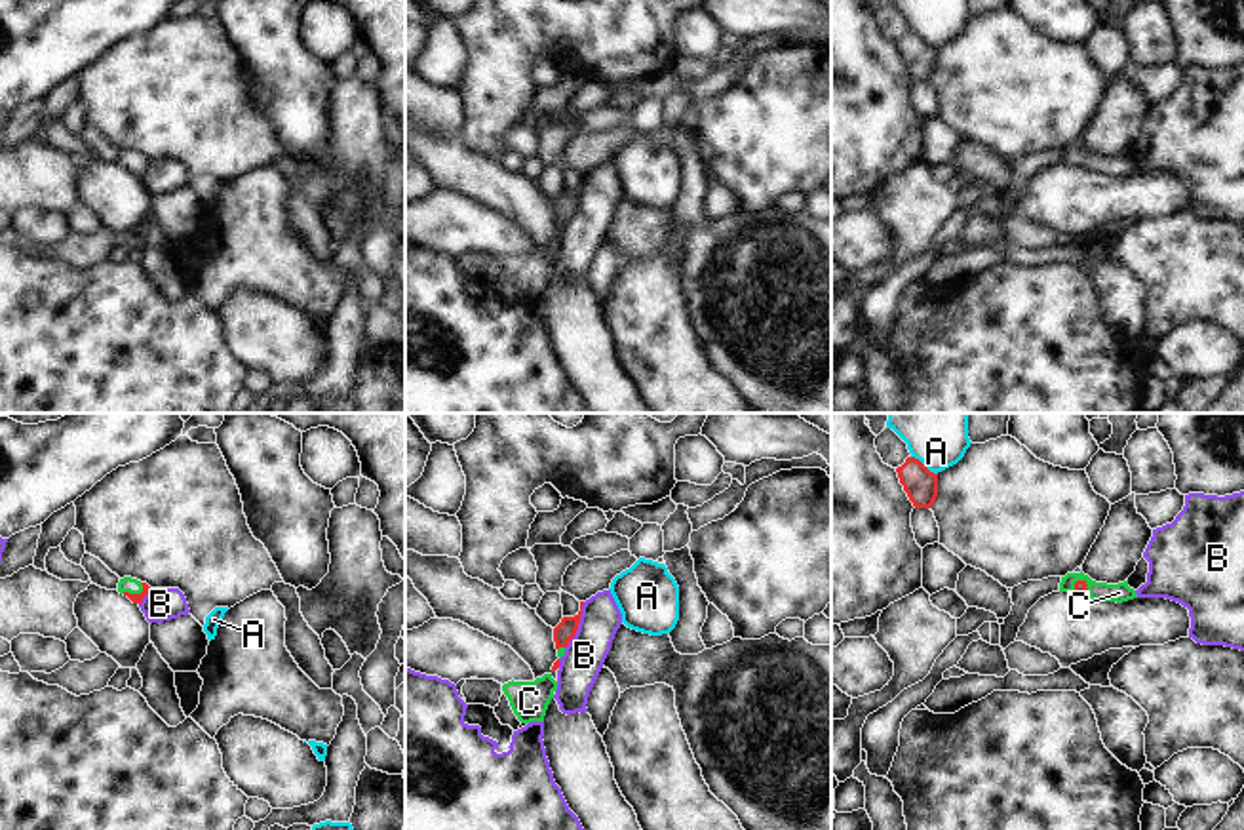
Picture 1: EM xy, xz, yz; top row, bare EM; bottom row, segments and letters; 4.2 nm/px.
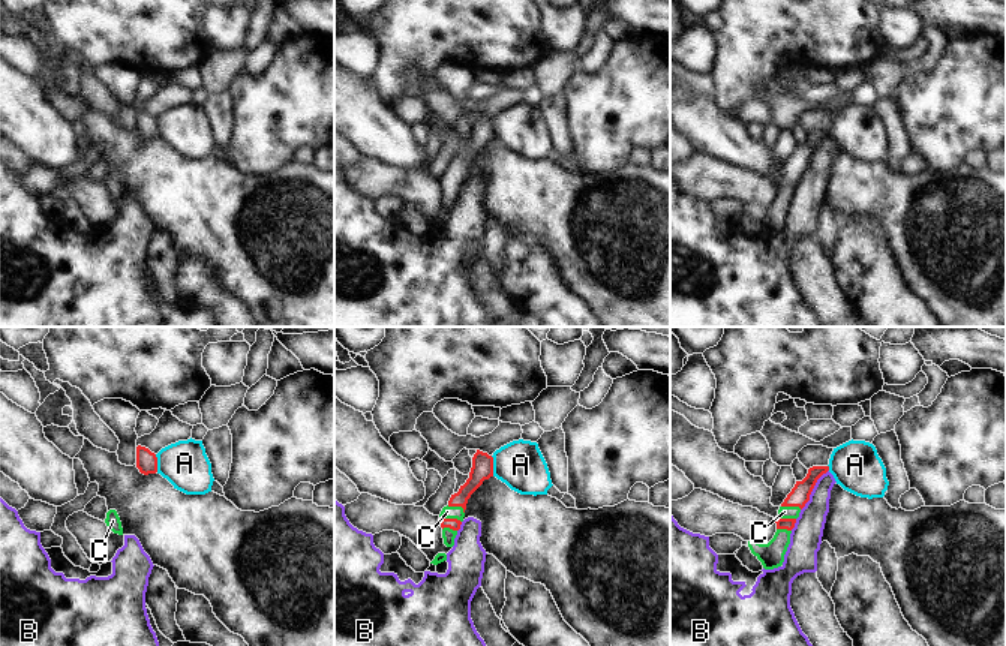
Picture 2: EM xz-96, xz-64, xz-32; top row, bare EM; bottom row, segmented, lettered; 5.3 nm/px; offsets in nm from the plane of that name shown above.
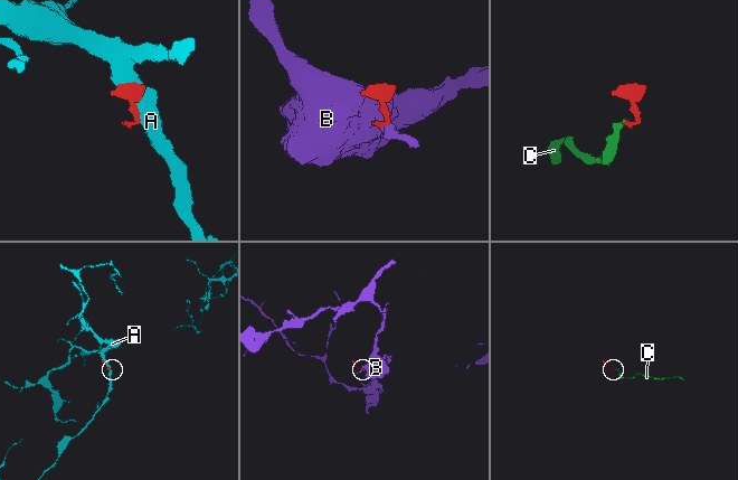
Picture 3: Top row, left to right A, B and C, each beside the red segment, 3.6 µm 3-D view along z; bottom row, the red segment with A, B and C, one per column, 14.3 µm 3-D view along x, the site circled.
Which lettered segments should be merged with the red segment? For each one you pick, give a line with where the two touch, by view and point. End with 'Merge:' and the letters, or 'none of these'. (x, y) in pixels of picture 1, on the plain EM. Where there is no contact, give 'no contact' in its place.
C: meets red in xy at (134, 168)
Merge: C

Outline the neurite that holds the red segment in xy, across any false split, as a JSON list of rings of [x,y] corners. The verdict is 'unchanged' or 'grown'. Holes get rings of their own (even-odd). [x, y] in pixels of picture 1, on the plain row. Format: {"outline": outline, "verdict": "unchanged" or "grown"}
{"outline": [[[124,150],[118,156],[118,166],[127,169],[133,177],[143,175],[143,171],[148,168],[150,160],[146,156],[141,156],[137,152],[131,150]]], "verdict": "grown"}

